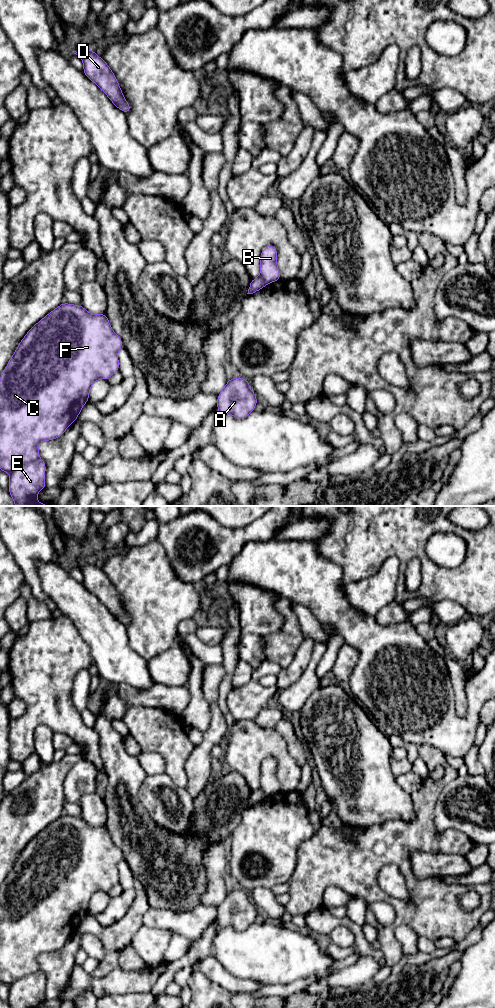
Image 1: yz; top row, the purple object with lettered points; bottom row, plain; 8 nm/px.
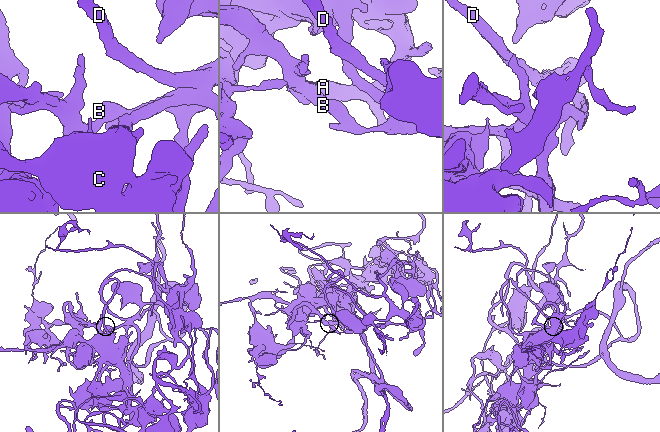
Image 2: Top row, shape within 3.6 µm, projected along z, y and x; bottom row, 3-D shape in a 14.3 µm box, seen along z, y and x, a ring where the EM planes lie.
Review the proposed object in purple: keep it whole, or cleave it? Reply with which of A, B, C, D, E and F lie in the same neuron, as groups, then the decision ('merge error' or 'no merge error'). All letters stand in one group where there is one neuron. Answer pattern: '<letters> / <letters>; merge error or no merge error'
A D E / B C F; merge error

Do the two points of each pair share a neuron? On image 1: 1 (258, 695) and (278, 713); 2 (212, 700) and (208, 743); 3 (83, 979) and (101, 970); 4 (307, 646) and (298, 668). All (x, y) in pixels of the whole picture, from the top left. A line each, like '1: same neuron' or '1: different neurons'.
1: different neurons
2: same neuron
3: different neurons
4: same neuron

